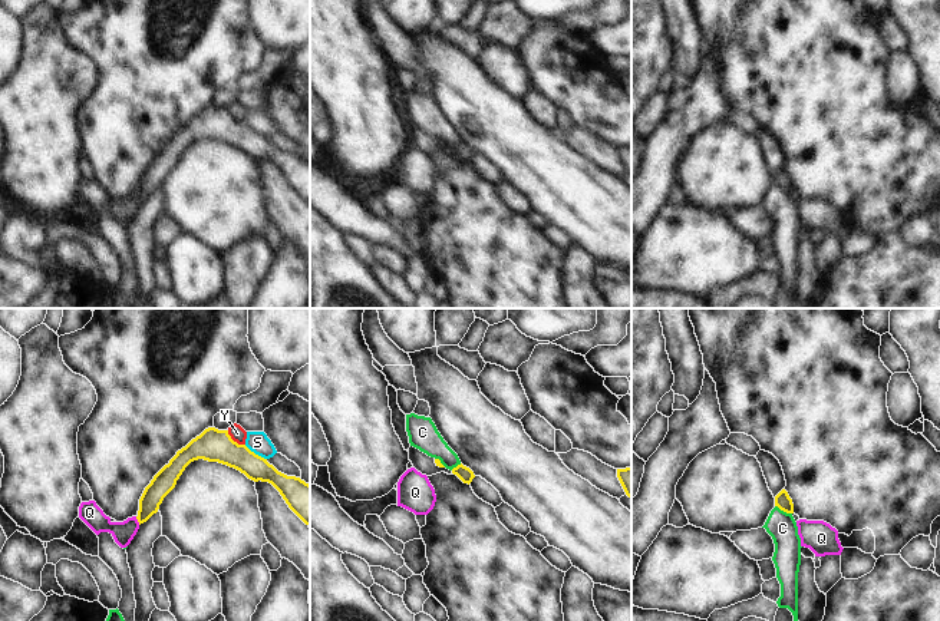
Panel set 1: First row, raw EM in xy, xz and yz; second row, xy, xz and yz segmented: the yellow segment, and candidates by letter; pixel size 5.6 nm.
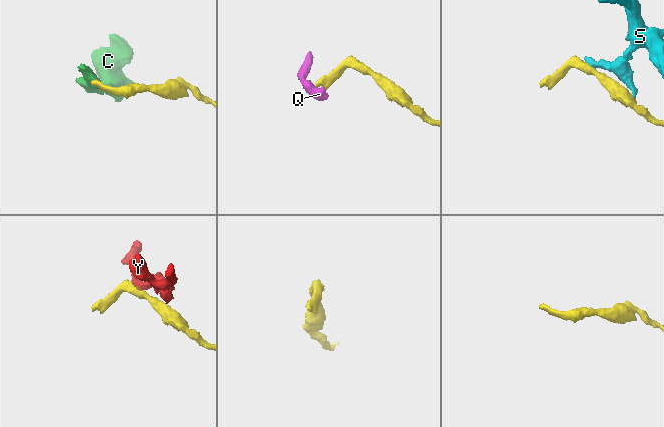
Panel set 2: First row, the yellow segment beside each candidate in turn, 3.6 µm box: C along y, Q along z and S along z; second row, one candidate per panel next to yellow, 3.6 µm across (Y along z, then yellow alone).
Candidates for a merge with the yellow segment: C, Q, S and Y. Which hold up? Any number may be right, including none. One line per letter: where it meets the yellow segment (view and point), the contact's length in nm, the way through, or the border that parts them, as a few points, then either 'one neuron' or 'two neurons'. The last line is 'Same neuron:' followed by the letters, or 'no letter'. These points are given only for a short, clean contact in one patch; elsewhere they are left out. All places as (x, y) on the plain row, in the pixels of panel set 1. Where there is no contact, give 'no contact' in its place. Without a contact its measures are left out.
C: yz (784, 190) | 110 nm | along yz (775, 184), (791, 192) | two neurons
Q: xy (138, 200) | 50 nm | across xy (162, 162), (138, 200), (106, 205), (94, 195) | one neuron
S: xy (254, 132) | 150 nm | along xy (244, 124), (266, 138) | two neurons
Y: xy (233, 119) | 130 nm | along xy (227, 109), (234, 119), (244, 124) | two neurons
Same neuron: Q

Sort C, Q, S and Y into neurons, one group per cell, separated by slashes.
C / Q / S / Y

